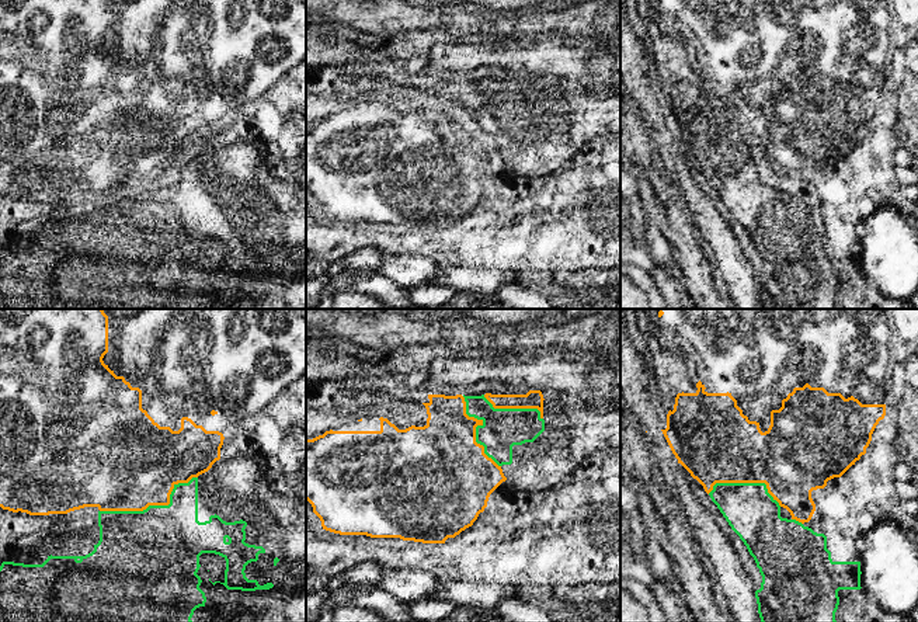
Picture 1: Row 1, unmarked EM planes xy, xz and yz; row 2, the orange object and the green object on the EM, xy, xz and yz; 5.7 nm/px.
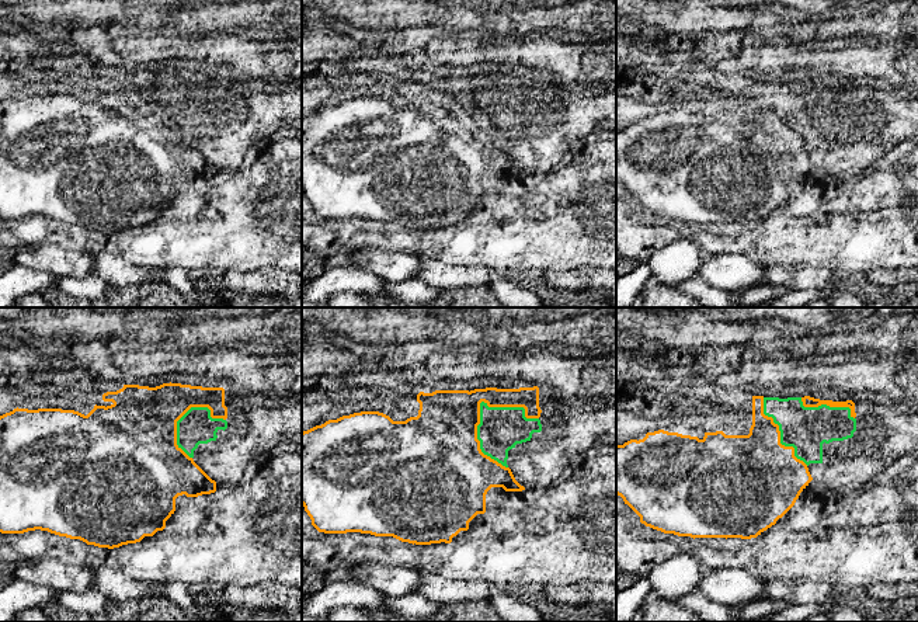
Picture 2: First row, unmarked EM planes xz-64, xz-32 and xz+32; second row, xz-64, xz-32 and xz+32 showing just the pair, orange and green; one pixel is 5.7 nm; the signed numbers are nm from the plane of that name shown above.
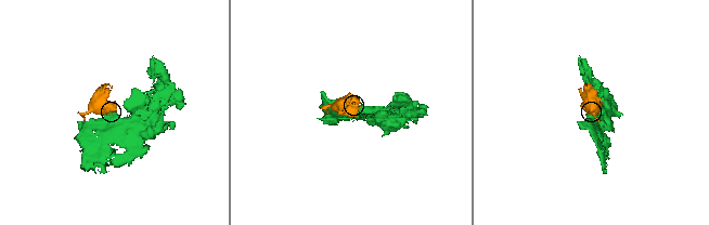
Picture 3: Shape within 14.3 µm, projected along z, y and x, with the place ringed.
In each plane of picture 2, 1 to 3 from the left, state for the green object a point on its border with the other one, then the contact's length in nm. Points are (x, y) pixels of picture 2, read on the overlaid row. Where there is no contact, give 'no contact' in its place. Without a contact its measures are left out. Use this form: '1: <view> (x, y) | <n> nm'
1: xz-64 (176, 426) | 320 nm
2: xz-32 (476, 438) | 420 nm
3: xz+32 (779, 435) | 460 nm

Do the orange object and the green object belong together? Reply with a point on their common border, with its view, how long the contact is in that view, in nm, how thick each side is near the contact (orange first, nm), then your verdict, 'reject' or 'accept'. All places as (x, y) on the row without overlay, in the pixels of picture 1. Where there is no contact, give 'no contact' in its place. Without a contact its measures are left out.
xy (153, 190) | 600 nm | 500/460 nm | reject

